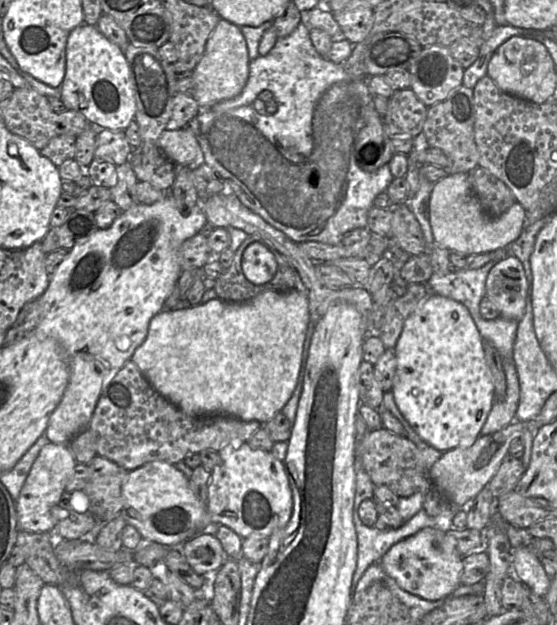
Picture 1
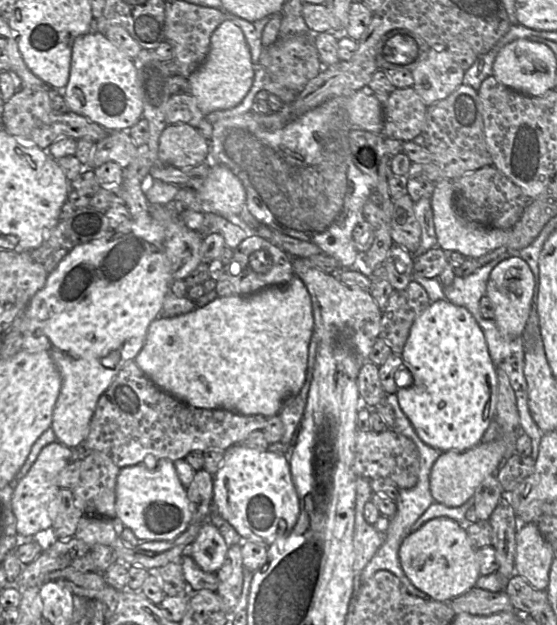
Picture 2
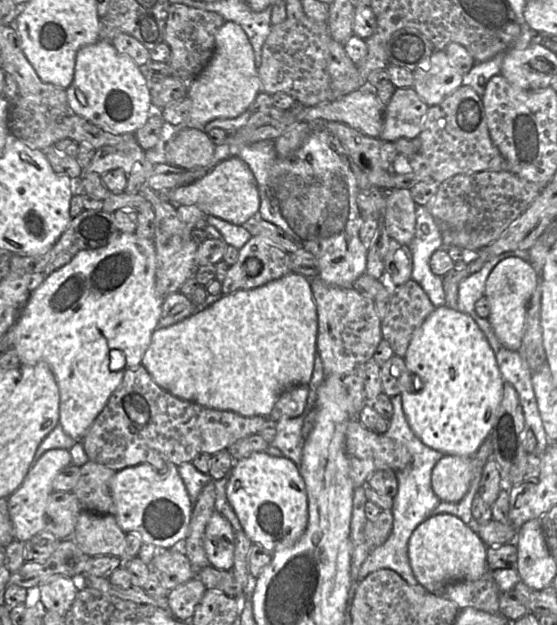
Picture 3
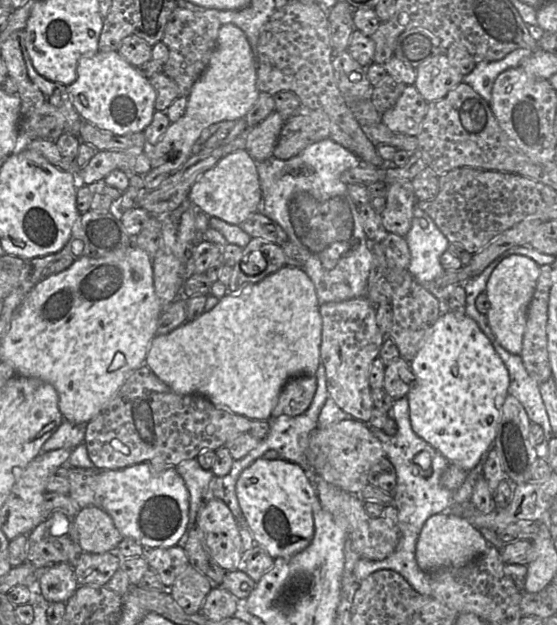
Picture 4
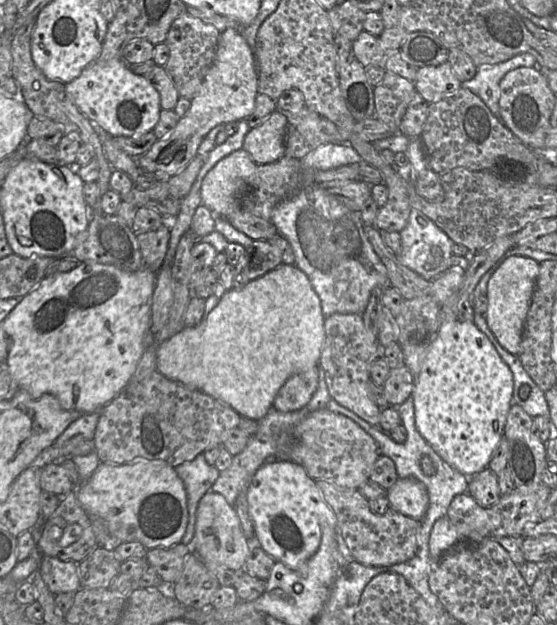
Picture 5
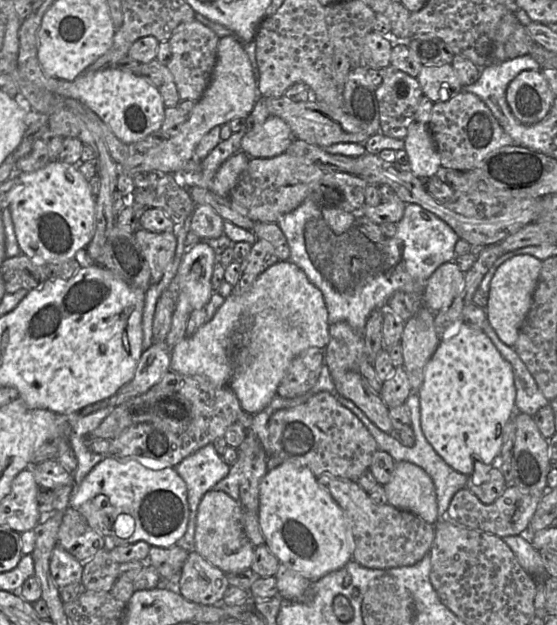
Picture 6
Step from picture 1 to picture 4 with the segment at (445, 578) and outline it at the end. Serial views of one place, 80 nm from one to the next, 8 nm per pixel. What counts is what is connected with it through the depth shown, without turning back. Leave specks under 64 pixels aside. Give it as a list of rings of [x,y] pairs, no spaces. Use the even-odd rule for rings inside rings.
[[[441,512],[429,517],[423,525],[415,548],[418,566],[426,572],[440,568],[462,567],[488,550],[490,544],[479,530],[465,519]]]

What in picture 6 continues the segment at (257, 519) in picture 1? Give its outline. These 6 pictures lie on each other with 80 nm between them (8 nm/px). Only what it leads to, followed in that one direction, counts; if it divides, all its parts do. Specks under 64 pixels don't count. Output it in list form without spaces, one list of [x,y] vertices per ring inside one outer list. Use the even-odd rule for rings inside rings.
[[[282,462],[268,470],[259,485],[258,516],[264,544],[280,564],[310,581],[340,569],[352,559],[353,536],[343,511],[308,467]]]

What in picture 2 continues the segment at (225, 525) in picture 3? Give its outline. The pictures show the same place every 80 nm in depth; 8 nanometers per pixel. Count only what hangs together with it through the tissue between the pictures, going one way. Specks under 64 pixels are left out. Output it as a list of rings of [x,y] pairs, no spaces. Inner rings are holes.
[[[209,521],[191,543],[191,557],[202,570],[215,573],[223,565],[228,549],[218,528]]]

